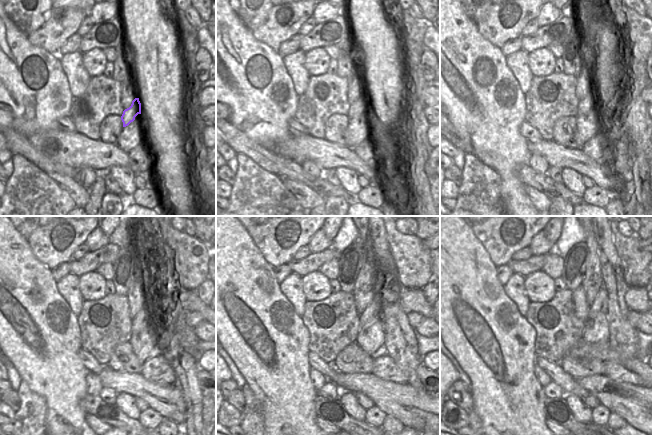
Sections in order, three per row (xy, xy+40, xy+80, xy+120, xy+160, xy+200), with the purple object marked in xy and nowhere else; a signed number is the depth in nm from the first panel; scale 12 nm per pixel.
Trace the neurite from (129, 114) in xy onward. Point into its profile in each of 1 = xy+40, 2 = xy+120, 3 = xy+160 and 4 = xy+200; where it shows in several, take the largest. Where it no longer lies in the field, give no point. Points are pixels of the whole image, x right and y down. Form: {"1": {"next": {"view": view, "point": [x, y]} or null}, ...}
{"1": {"next": {"view": "xy+40", "point": [361, 105]}}, "2": {"next": {"view": "xy+120", "point": [150, 309]}}, "3": {"next": {"view": "xy+160", "point": [374, 309]}}, "4": {"next": {"view": "xy+200", "point": [599, 305]}}}

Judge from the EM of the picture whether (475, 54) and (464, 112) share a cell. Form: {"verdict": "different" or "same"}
{"verdict": "same"}

